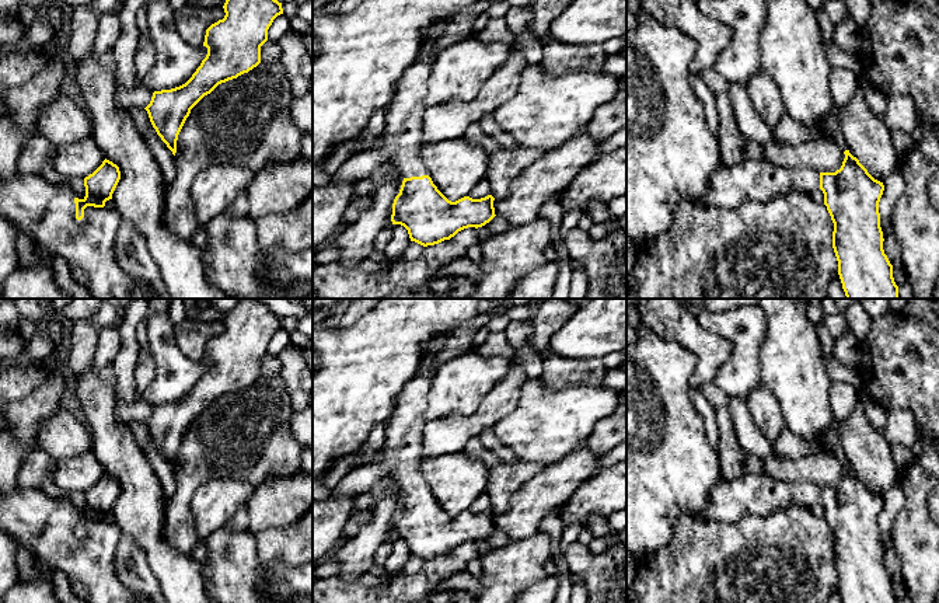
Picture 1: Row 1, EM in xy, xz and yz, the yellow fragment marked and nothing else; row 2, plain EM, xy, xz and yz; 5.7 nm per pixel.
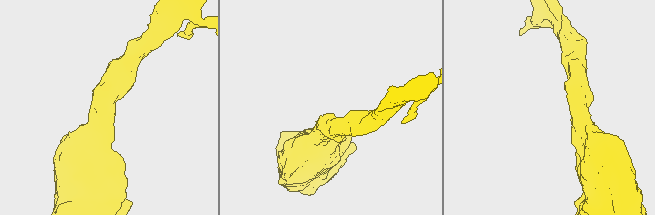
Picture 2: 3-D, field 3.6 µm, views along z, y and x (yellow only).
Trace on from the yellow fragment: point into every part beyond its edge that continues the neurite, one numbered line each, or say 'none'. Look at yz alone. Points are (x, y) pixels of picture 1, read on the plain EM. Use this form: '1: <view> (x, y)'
1: yz (760, 495)

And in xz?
1: xz (402, 455)

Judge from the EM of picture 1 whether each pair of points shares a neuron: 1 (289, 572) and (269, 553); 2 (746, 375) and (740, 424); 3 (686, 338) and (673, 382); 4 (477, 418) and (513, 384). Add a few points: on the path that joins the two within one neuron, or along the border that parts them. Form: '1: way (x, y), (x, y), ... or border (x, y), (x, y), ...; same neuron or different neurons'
1: border (275, 563), (269, 574), (278, 577), (290, 588); different neurons
2: border (729, 396), (736, 396), (746, 403); different neurons
3: border (653, 333), (694, 355), (690, 380); different neurons
4: way (485, 412), (505, 393); same neuron

